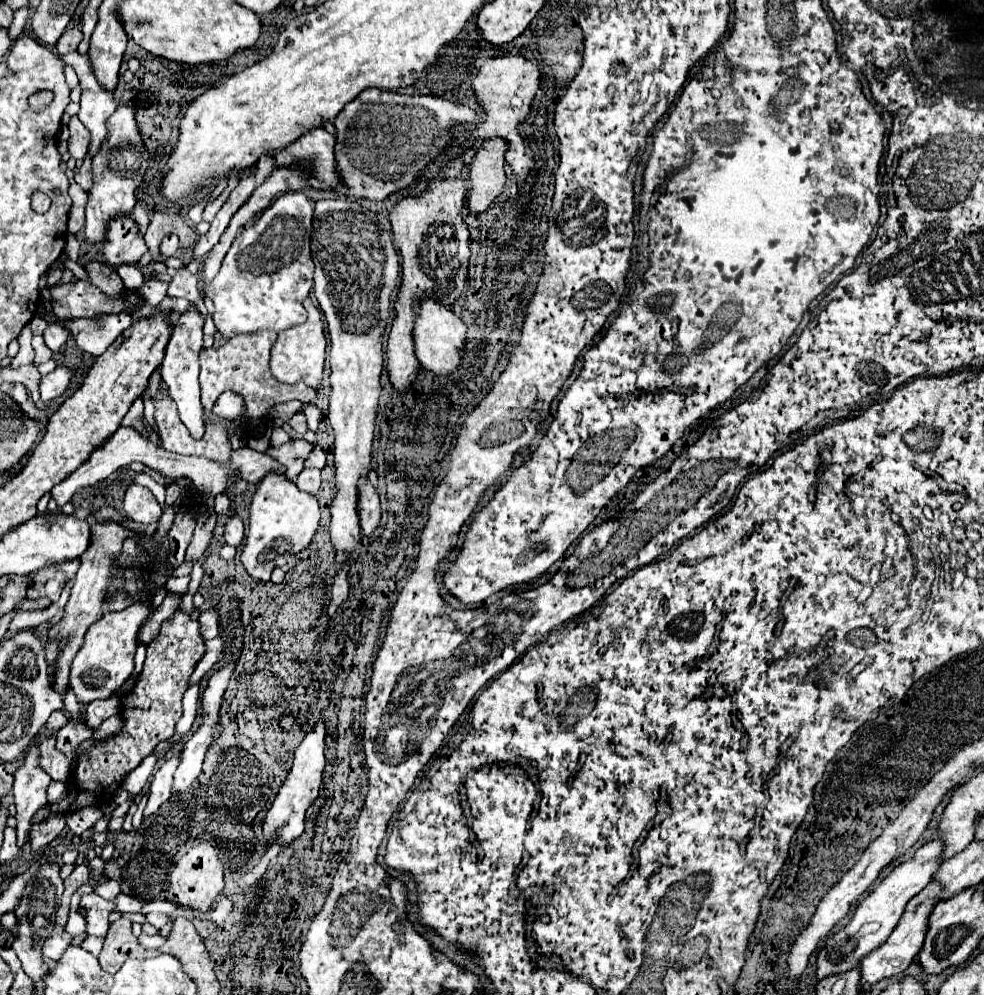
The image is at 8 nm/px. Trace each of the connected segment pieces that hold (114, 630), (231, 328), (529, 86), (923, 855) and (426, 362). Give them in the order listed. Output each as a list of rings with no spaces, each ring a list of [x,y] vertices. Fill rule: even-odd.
[[[134,603],[124,611],[108,611],[100,621],[96,621],[84,639],[84,645],[76,653],[70,669],[70,687],[78,701],[88,705],[94,699],[110,699],[132,675],[134,653],[136,653],[136,633],[142,621],[148,617],[146,603]]]
[[[290,191],[274,199],[256,223],[236,235],[222,267],[206,289],[214,301],[214,323],[224,339],[254,333],[256,329],[284,331],[306,321],[302,301],[314,285],[314,261],[310,253],[314,201],[302,191]]]
[[[504,55],[504,57],[496,57],[486,61],[480,71],[478,77],[472,81],[472,87],[476,91],[478,101],[484,107],[484,119],[476,129],[492,129],[492,137],[504,137],[508,139],[510,147],[506,153],[506,161],[508,165],[514,167],[514,177],[518,183],[518,189],[524,191],[524,183],[528,179],[528,173],[534,169],[534,153],[532,147],[528,147],[526,139],[520,135],[518,127],[526,123],[528,115],[530,115],[530,107],[532,101],[540,89],[540,71],[538,67],[524,59],[524,57],[516,57],[516,55]]]
[[[928,841],[926,845],[922,845],[912,859],[904,861],[902,865],[898,865],[854,911],[852,921],[838,933],[834,933],[822,947],[822,951],[816,957],[818,963],[818,979],[834,975],[834,973],[844,973],[852,967],[856,967],[862,957],[866,957],[870,951],[874,951],[880,943],[886,941],[886,937],[892,933],[892,929],[896,927],[896,923],[900,921],[906,903],[918,895],[936,875],[936,869],[940,867],[942,861],[936,861],[936,857],[940,857],[940,841]]]
[[[428,297],[422,299],[420,313],[414,325],[414,337],[416,337],[416,357],[424,369],[436,375],[448,375],[456,371],[468,353],[466,349],[470,347],[466,335],[468,335],[468,327],[460,317],[456,317],[452,311],[448,311],[446,307],[442,307],[440,303]]]

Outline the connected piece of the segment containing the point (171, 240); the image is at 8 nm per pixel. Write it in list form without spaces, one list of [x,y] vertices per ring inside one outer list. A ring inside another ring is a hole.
[[[176,234],[166,235],[160,245],[160,251],[166,257],[172,257],[179,249],[179,239]]]

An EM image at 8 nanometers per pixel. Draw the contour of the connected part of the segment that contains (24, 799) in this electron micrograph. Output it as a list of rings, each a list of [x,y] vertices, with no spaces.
[[[36,741],[26,751],[24,765],[14,773],[14,807],[16,807],[16,831],[18,831],[18,847],[28,843],[32,817],[46,805],[46,787],[52,777],[38,767],[38,747]]]

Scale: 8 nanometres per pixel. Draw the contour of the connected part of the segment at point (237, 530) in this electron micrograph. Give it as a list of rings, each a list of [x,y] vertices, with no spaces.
[[[232,515],[228,521],[226,521],[226,529],[224,529],[224,541],[232,547],[240,547],[242,541],[244,541],[244,527],[242,527],[242,521],[238,515]]]

